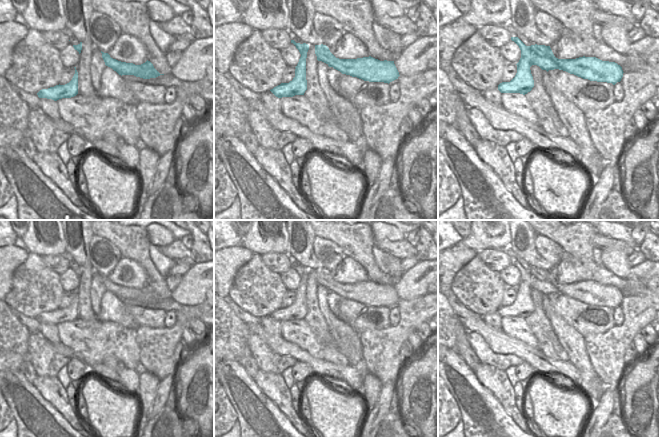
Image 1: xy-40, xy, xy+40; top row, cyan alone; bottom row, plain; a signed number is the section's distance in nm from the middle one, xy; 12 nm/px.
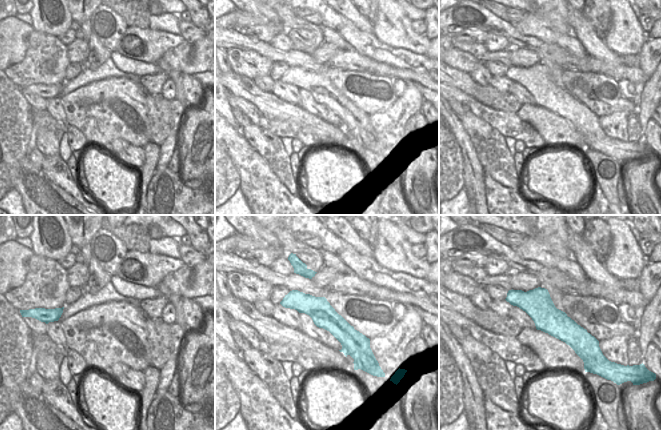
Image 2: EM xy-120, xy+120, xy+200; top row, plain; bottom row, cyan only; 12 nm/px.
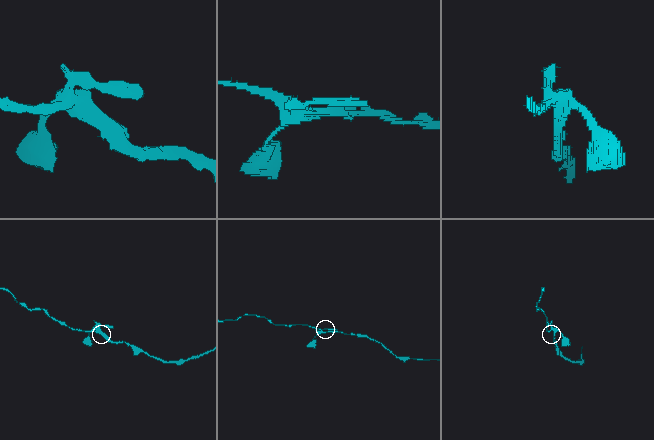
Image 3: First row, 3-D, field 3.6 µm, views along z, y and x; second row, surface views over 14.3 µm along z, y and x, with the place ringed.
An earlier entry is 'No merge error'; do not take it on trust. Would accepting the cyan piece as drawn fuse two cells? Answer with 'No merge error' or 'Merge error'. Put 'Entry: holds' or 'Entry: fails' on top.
Entry: fails
Merge error

